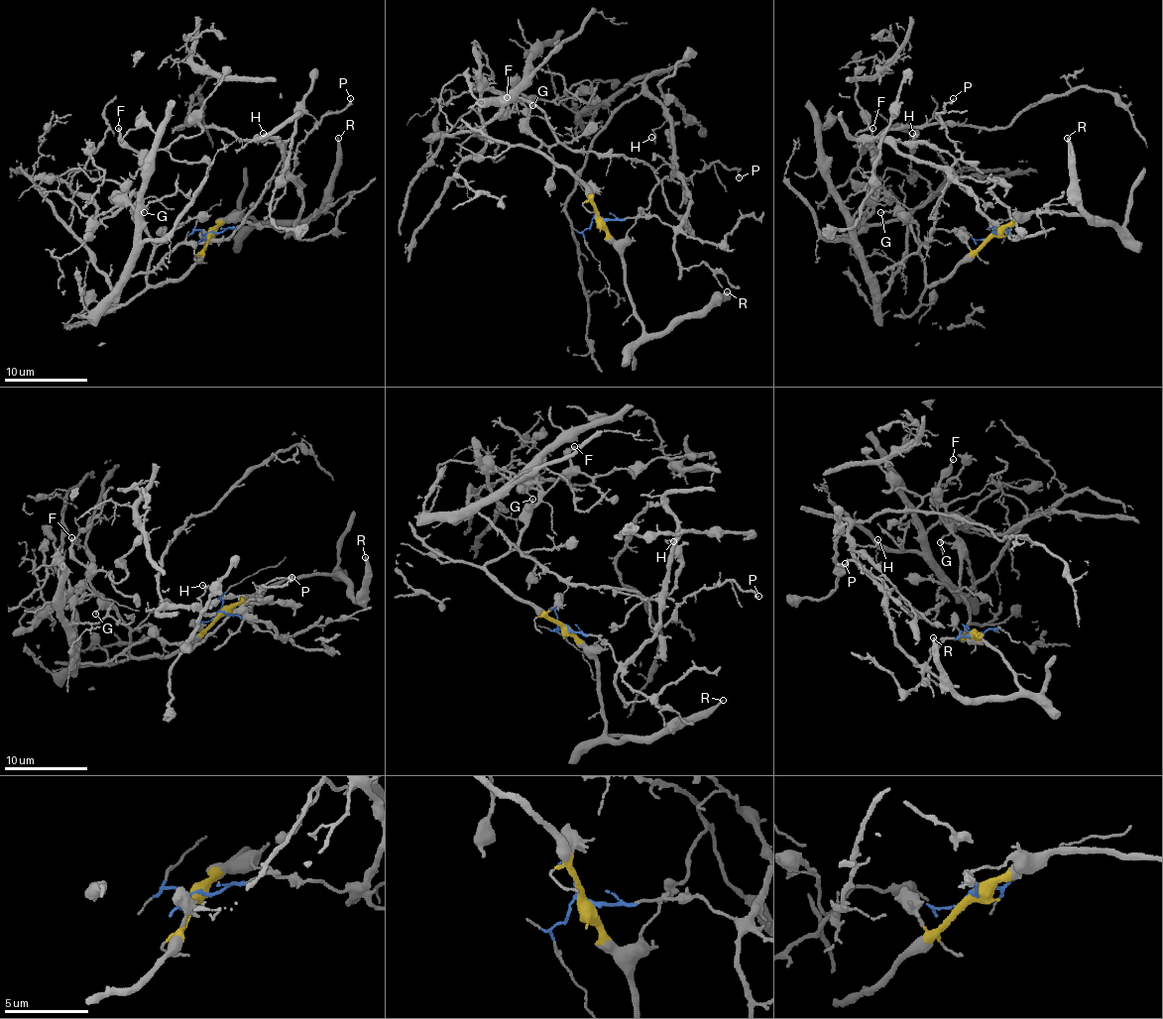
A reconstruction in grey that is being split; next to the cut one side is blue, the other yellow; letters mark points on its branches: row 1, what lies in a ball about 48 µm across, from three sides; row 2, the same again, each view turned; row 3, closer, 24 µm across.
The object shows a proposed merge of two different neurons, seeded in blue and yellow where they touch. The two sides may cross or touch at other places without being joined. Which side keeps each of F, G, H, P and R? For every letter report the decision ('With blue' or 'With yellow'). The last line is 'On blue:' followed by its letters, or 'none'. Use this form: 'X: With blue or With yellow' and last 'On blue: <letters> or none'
F: With yellow
G: With yellow
H: With blue
P: With blue
R: With yellow
On blue: H, P

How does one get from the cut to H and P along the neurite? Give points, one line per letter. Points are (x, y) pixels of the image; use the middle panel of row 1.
H: (597, 215), (655, 215), (678, 226), (690, 192), (674, 164), (671, 124), (667, 120), (651, 137)
P: (597, 215), (655, 215), (678, 226), (690, 190), (676, 176), (684, 184), (715, 162), (736, 169), (738, 178)

